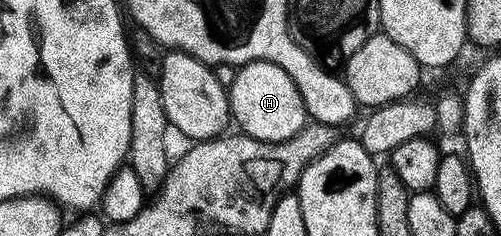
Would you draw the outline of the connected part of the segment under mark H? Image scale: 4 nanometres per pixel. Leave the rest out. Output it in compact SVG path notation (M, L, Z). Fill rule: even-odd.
M249 61L235 73L234 82L228 85L233 124L258 140L293 142L293 137L308 125L308 118L304 99L296 91L296 83L288 79L288 71L267 61Z

